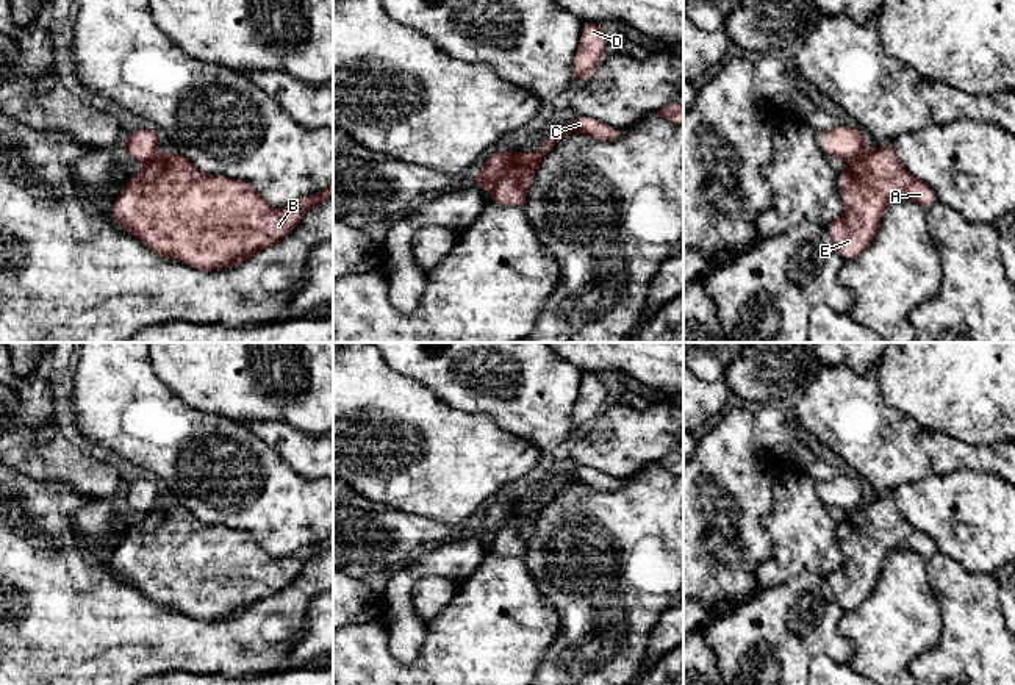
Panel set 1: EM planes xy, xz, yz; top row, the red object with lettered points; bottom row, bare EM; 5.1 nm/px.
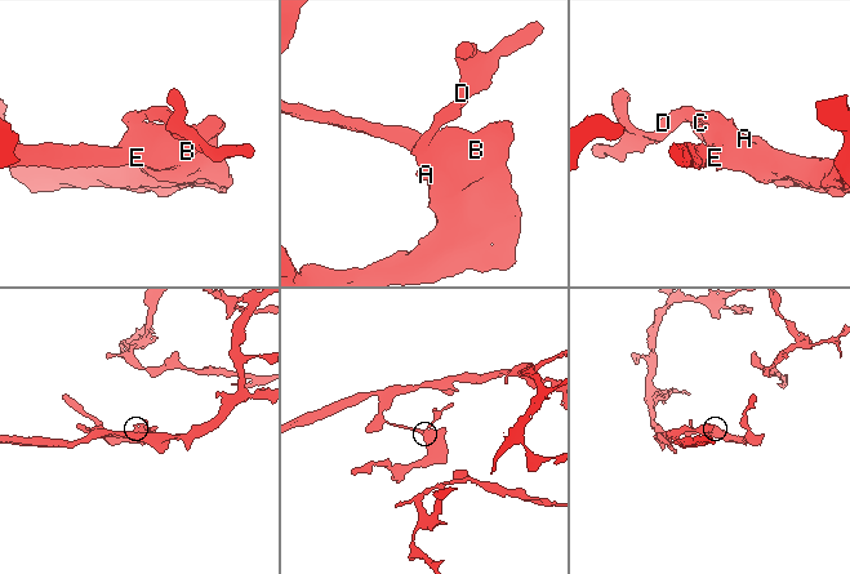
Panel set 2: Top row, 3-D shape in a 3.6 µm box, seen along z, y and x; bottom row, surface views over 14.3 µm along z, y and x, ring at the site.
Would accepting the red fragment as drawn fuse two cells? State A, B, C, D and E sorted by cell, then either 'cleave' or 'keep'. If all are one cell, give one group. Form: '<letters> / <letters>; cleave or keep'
A B C E / D; cleave

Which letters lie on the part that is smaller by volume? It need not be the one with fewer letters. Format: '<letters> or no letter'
D

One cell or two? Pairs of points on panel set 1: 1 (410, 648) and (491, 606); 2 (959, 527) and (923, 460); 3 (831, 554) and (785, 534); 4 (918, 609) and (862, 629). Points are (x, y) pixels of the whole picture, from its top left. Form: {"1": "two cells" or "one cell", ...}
{"1": "two cells", "2": "two cells", "3": "one cell", "4": "one cell"}

